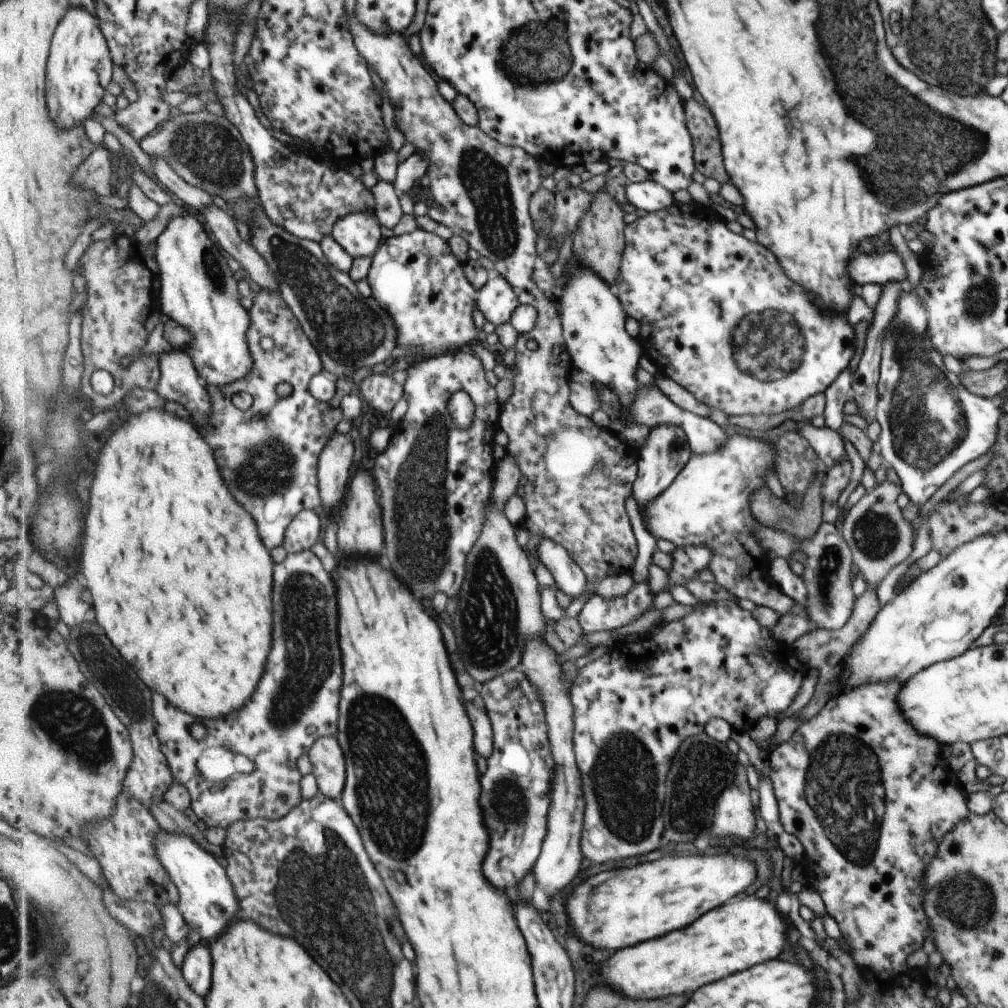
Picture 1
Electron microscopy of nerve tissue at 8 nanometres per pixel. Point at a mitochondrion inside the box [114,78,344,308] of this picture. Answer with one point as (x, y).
(210, 154)

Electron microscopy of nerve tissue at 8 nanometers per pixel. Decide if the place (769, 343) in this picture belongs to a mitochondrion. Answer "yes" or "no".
yes

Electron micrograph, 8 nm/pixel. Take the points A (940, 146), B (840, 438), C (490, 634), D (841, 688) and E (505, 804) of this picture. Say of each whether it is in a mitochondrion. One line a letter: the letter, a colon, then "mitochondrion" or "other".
A: mitochondrion
B: other
C: mitochondrion
D: other
E: mitochondrion

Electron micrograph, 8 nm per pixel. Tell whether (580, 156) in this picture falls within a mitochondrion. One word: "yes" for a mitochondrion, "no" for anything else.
no

